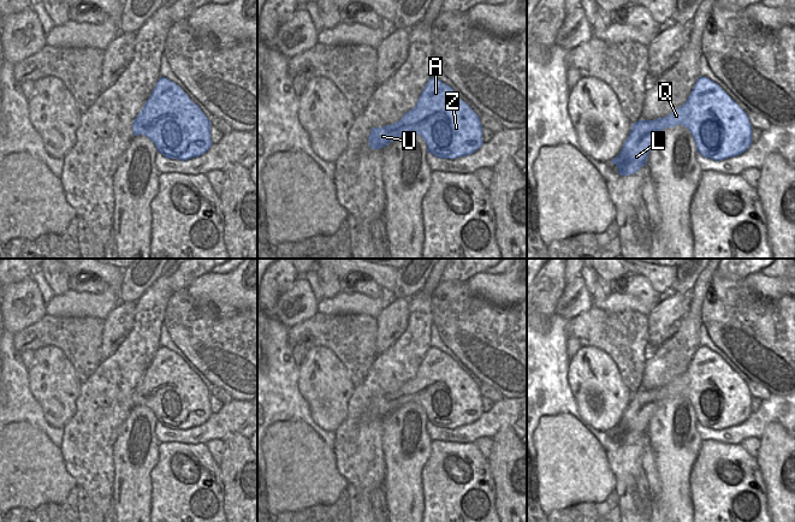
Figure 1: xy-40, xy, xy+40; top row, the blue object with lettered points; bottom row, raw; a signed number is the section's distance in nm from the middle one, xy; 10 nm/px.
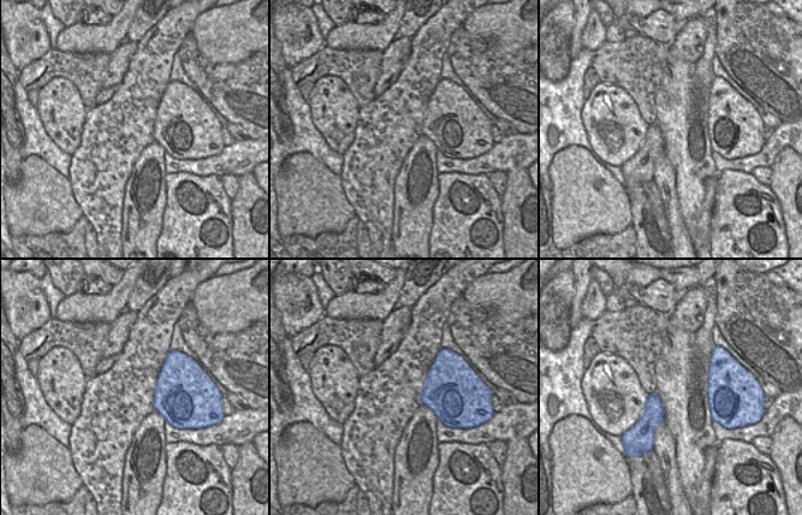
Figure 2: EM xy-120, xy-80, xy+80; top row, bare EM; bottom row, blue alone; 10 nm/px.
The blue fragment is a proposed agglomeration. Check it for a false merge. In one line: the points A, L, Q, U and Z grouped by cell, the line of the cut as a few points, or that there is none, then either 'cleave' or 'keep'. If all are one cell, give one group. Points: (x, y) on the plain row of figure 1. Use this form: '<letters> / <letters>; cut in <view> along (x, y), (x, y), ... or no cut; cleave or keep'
A L Q U Z; no cut; keep

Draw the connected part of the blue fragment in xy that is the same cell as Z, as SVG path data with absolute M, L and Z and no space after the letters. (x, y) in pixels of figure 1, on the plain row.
M435 346L429 348L415 376L401 390L372 398L369 417L381 419L405 403L420 404L428 422L440 428L467 426L483 414L480 386Z

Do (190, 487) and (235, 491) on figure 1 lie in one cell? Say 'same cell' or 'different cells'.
different cells

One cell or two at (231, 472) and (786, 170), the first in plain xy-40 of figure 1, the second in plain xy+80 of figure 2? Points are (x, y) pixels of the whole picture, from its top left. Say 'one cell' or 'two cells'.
one cell

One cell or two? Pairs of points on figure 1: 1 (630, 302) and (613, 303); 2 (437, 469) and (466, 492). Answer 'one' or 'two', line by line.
1: one
2: one

